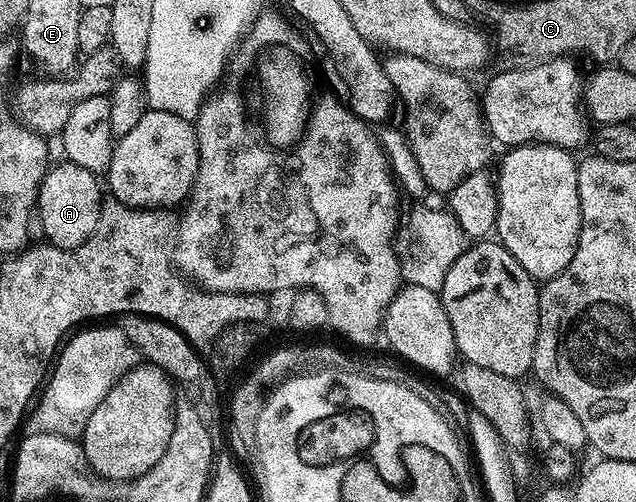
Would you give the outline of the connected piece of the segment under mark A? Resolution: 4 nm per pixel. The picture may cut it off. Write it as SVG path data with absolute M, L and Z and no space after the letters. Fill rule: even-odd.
M68 162L54 163L46 172L37 195L35 212L43 220L45 240L57 248L78 248L91 238L99 222L103 193L97 185L98 177Z

